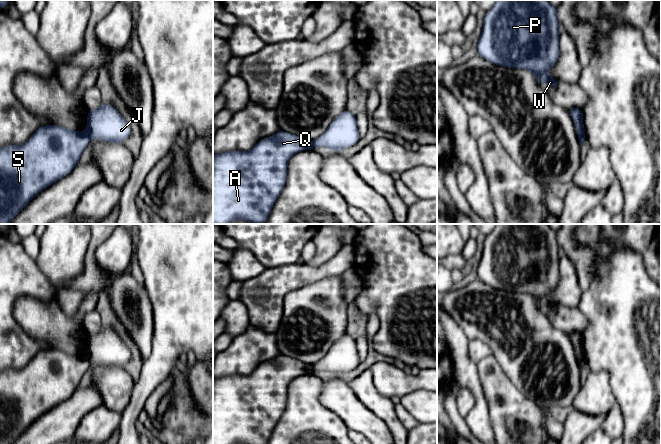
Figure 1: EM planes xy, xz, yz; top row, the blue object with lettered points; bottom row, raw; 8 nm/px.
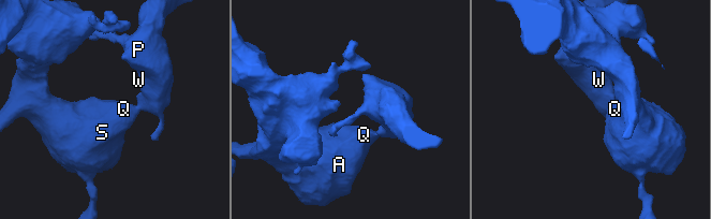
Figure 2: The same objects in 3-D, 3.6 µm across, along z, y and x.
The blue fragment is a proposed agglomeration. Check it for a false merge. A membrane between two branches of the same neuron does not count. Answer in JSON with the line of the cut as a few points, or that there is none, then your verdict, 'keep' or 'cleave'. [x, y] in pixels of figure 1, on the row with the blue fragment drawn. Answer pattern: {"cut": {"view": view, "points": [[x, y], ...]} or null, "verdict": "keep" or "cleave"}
{"cut": {"view": "xy", "points": [[85, 131], [90, 138]]}, "verdict": "cleave"}

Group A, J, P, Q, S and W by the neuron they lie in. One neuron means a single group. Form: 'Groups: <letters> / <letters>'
Groups: A Q S / J P W

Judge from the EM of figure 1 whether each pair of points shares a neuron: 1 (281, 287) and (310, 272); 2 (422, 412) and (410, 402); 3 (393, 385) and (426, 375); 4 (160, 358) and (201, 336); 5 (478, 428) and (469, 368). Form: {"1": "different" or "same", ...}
{"1": "same", "2": "same", "3": "same", "4": "same", "5": "same"}

